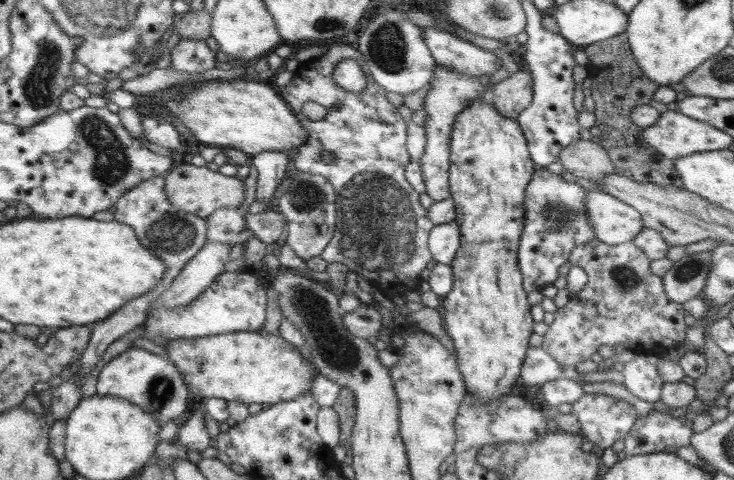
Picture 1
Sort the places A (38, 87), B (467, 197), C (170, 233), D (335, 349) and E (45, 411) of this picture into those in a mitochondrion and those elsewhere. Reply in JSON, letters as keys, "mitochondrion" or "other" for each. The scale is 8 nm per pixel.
{"A":"mitochondrion","B":"other","C":"mitochondrion","D":"mitochondrion","E":"other"}

